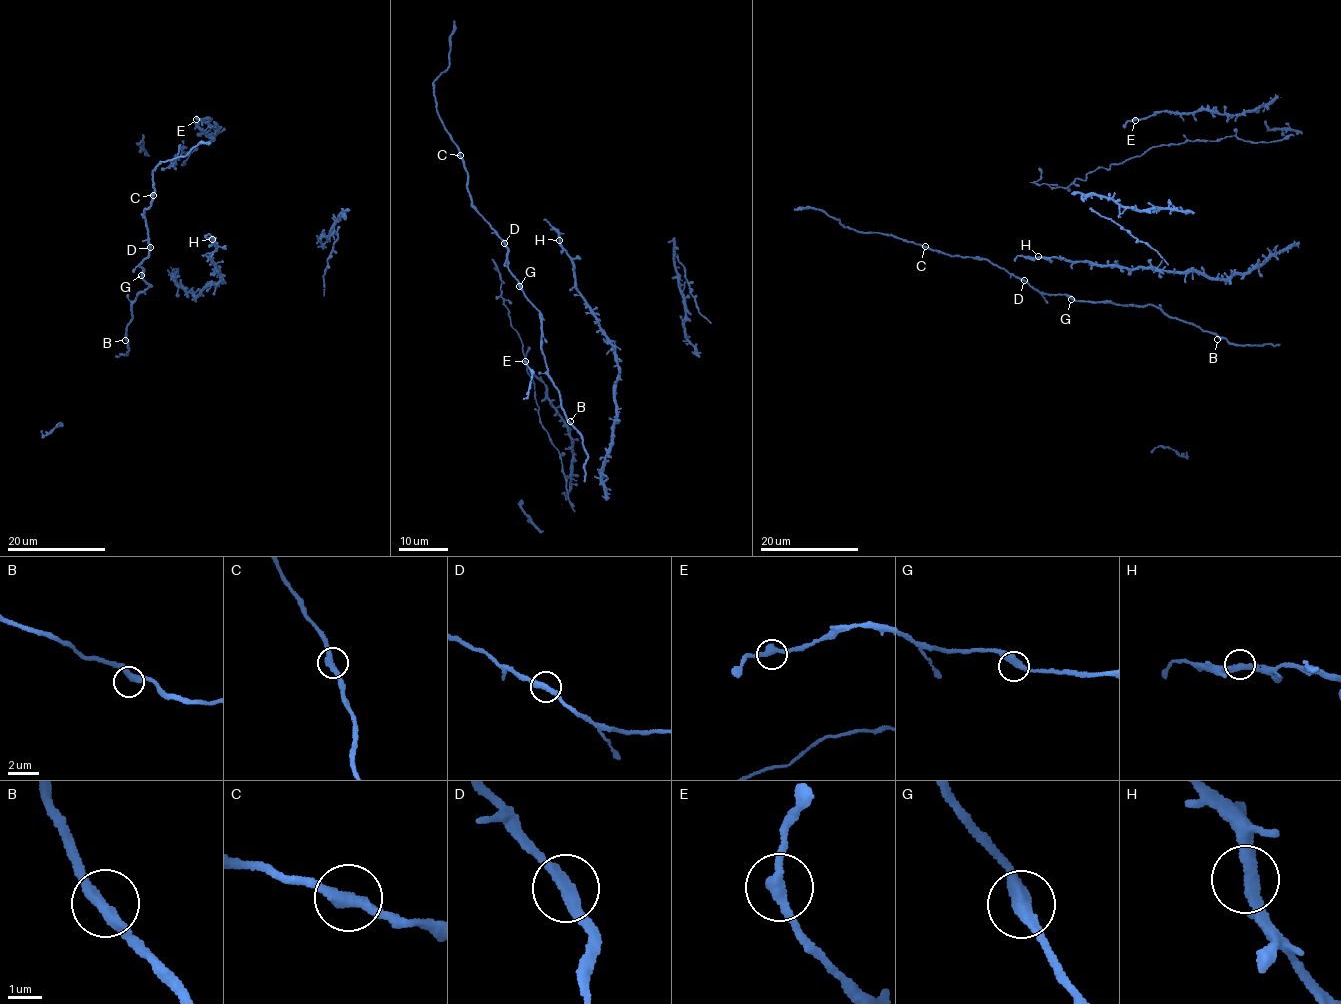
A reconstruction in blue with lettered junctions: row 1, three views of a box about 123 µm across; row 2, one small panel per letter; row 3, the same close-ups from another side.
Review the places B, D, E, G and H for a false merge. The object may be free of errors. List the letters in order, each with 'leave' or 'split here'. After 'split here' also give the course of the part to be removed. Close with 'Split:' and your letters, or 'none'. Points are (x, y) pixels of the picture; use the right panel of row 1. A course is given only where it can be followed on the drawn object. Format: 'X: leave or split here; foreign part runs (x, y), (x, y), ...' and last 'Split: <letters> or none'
B: leave
D: split here; foreign part runs (1024, 280), (978, 257), (944, 254), (894, 236), (846, 227), (835, 217), (811, 207), (794, 210)
E: leave
G: leave
H: leave
Split: D

